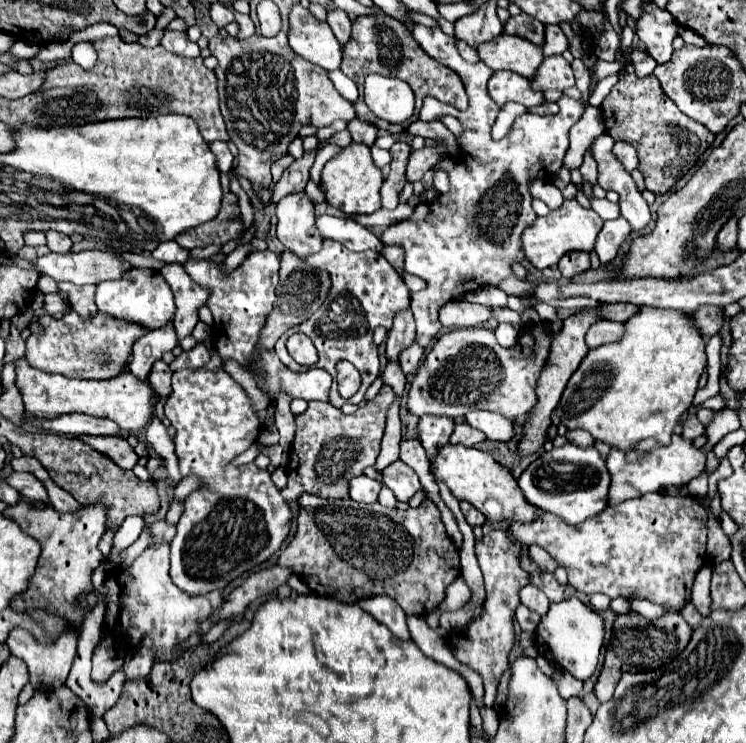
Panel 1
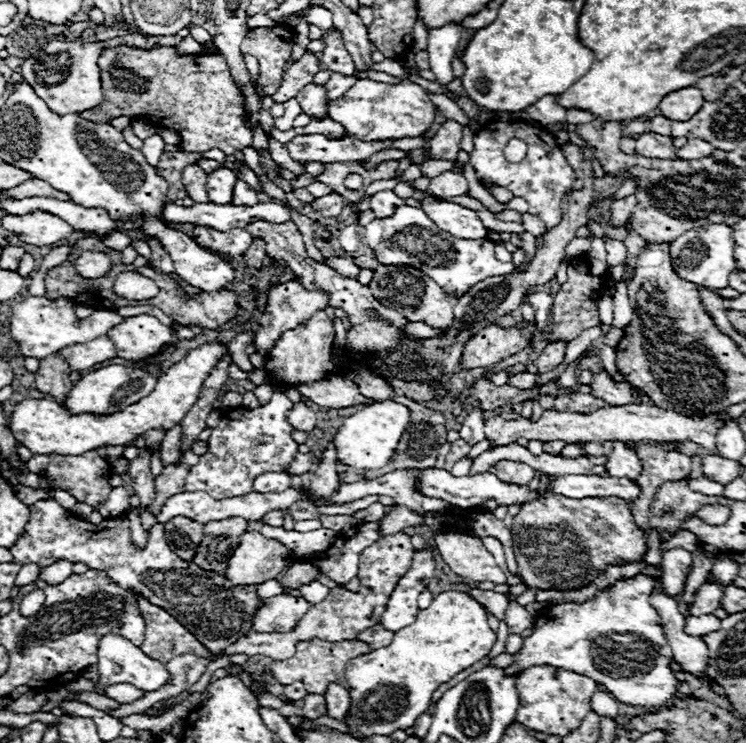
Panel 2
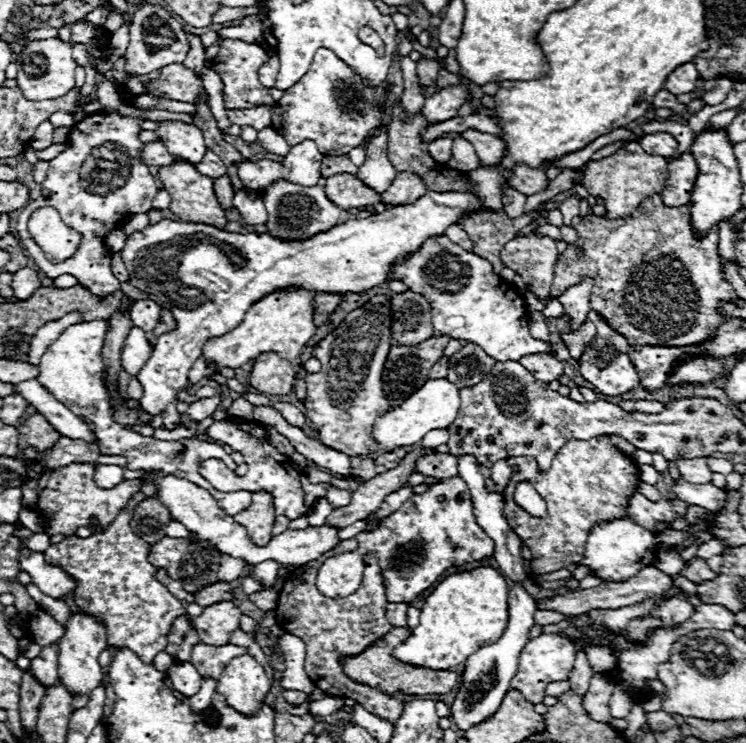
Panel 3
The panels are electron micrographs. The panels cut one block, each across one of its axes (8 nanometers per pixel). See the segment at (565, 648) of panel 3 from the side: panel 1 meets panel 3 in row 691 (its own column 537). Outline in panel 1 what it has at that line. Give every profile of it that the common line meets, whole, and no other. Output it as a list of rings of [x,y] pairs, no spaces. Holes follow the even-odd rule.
[[[662,492],[646,494],[642,498],[626,500],[616,508],[606,508],[598,516],[584,520],[578,526],[566,526],[554,514],[544,512],[534,522],[512,522],[508,526],[508,536],[518,542],[522,548],[528,544],[536,544],[544,548],[558,566],[566,568],[568,584],[584,594],[608,594],[610,598],[622,596],[628,600],[646,598],[650,602],[668,604],[672,610],[680,612],[684,604],[690,600],[690,588],[696,572],[704,564],[706,556],[706,528],[708,514],[702,504],[694,496],[668,496]]]

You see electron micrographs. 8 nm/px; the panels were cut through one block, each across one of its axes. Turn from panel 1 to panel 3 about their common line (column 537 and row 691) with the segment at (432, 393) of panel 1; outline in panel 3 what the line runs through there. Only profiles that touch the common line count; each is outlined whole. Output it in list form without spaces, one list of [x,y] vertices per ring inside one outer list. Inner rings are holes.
[[[364,554],[364,578],[360,588],[346,596],[346,598],[326,598],[316,588],[316,572],[322,566],[326,558],[318,558],[310,564],[304,564],[290,572],[284,578],[284,584],[278,592],[278,604],[274,608],[278,626],[284,632],[290,632],[304,640],[306,644],[306,660],[304,668],[310,680],[316,688],[320,688],[328,696],[340,696],[340,698],[352,698],[358,704],[362,704],[368,712],[374,712],[376,716],[386,716],[388,720],[398,720],[404,712],[406,696],[402,692],[386,694],[378,692],[366,684],[358,684],[352,678],[348,678],[342,670],[340,658],[344,656],[356,656],[362,654],[368,646],[378,642],[382,636],[386,636],[394,626],[386,620],[386,596],[384,596],[384,584],[380,566],[374,554]]]

